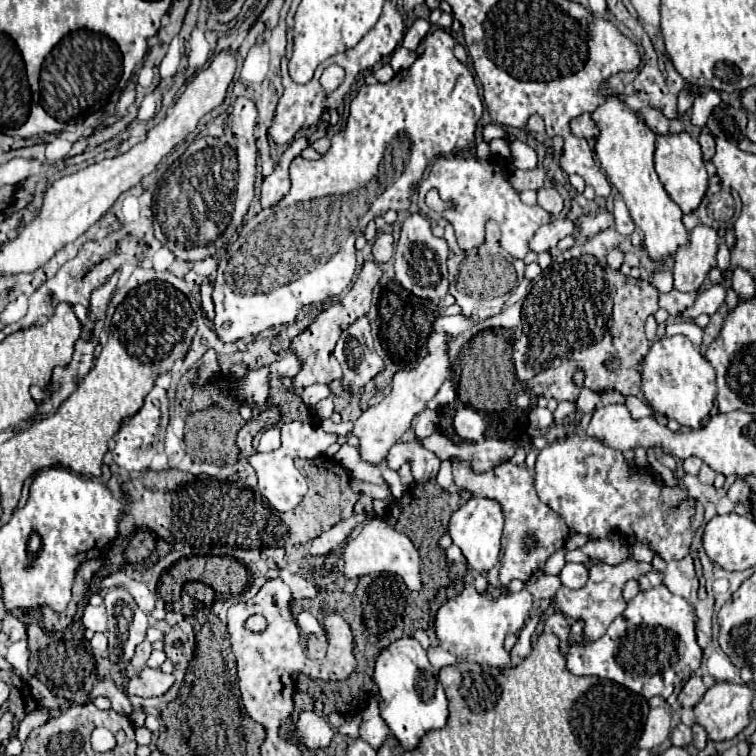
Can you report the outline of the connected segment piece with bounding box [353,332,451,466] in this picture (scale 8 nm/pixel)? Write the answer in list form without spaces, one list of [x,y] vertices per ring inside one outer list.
[[[433,332],[427,340],[427,356],[421,362],[411,363],[409,368],[405,370],[398,370],[397,374],[393,376],[393,388],[391,394],[385,396],[379,404],[371,406],[369,410],[365,410],[359,420],[355,422],[353,434],[361,440],[359,452],[361,458],[367,464],[373,466],[381,466],[387,460],[387,454],[391,450],[391,446],[407,432],[407,428],[411,426],[413,418],[427,406],[427,402],[437,394],[437,390],[441,388],[441,384],[447,378],[447,370],[449,370],[449,358],[447,358],[447,348],[449,348],[451,338],[447,334],[439,334]]]

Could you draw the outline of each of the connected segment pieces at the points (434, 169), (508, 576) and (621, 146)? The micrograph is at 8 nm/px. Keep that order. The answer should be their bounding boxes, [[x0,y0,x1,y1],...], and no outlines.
[[417,156,550,260],[451,458,569,596],[593,98,689,264]]

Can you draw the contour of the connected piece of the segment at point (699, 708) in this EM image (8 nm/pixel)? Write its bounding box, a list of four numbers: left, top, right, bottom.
[695,682,753,742]

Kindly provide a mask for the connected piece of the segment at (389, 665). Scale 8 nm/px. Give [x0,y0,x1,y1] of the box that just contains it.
[375,636,449,752]

